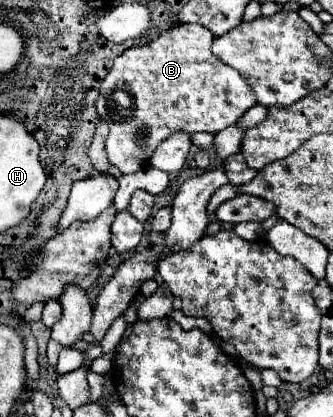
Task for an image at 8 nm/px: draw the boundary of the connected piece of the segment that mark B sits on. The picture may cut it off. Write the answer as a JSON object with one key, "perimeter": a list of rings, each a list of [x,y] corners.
{"perimeter":[[[178,24],[168,32],[162,32],[156,40],[134,46],[122,52],[108,76],[100,86],[100,98],[96,102],[98,116],[108,124],[110,136],[106,138],[106,152],[112,166],[116,166],[122,174],[136,172],[144,166],[156,146],[164,142],[176,130],[184,132],[220,132],[226,126],[232,126],[248,108],[256,104],[256,98],[244,78],[224,62],[220,62],[212,54],[214,34],[202,24]]]}

